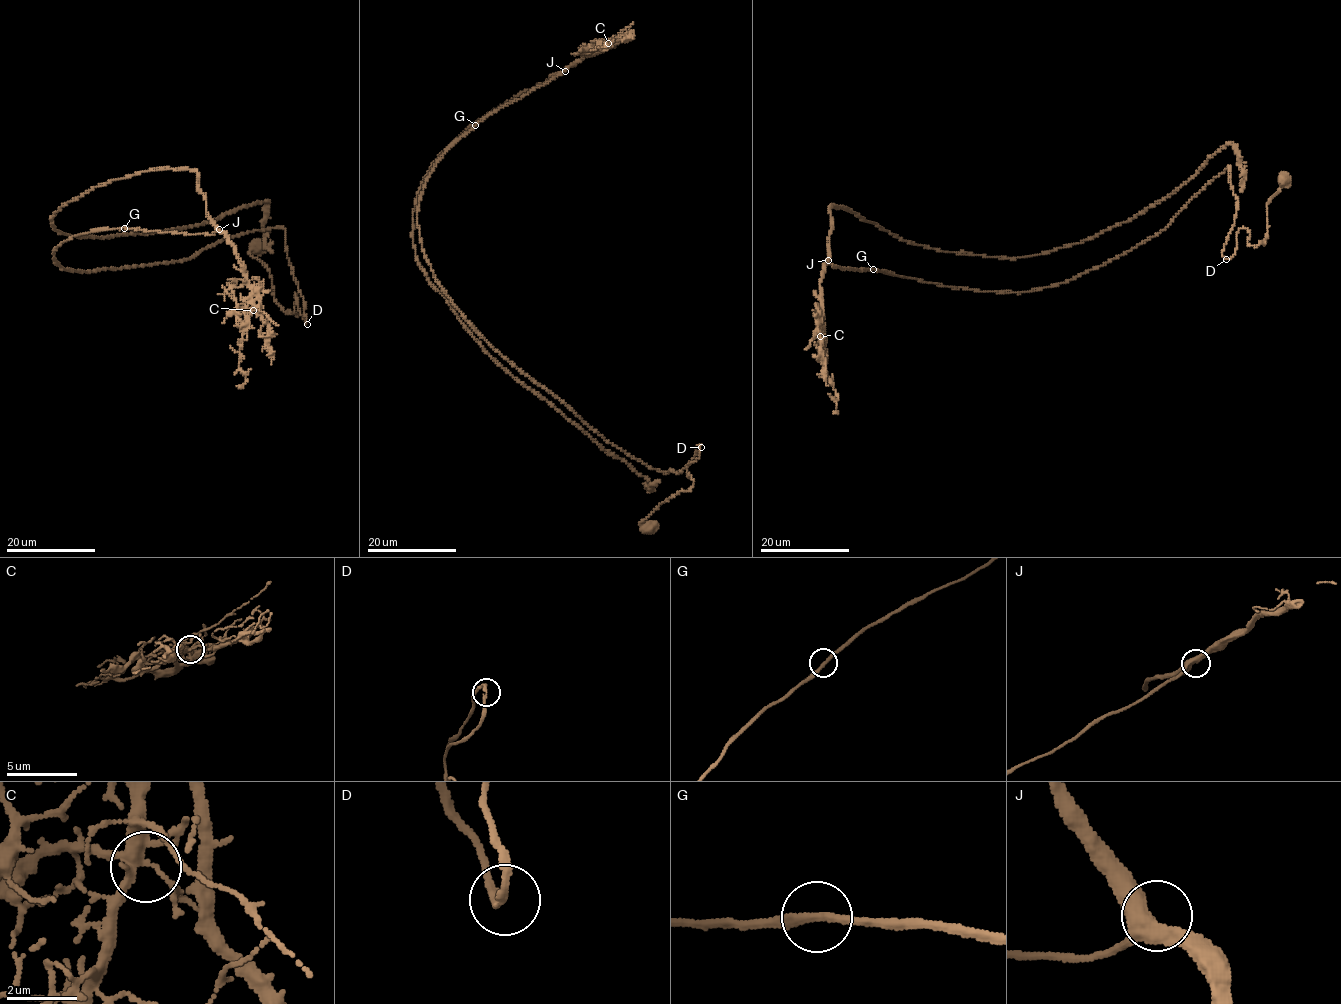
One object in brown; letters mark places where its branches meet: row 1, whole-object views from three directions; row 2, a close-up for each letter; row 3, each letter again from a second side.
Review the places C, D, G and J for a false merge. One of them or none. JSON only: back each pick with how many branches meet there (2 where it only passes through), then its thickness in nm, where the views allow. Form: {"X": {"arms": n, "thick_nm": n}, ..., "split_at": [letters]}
{"split_at": []}

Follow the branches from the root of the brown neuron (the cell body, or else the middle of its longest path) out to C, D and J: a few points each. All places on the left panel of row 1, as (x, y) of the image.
C: (125, 228), (187, 234), (220, 232), (233, 247), (243, 270), (244, 282), (251, 289), (253, 310)
D: (125, 228), (73, 237), (55, 249), (53, 261), (86, 272), (179, 262), (224, 238), (281, 227), (306, 324)
J: (125, 228), (210, 234), (219, 229)

